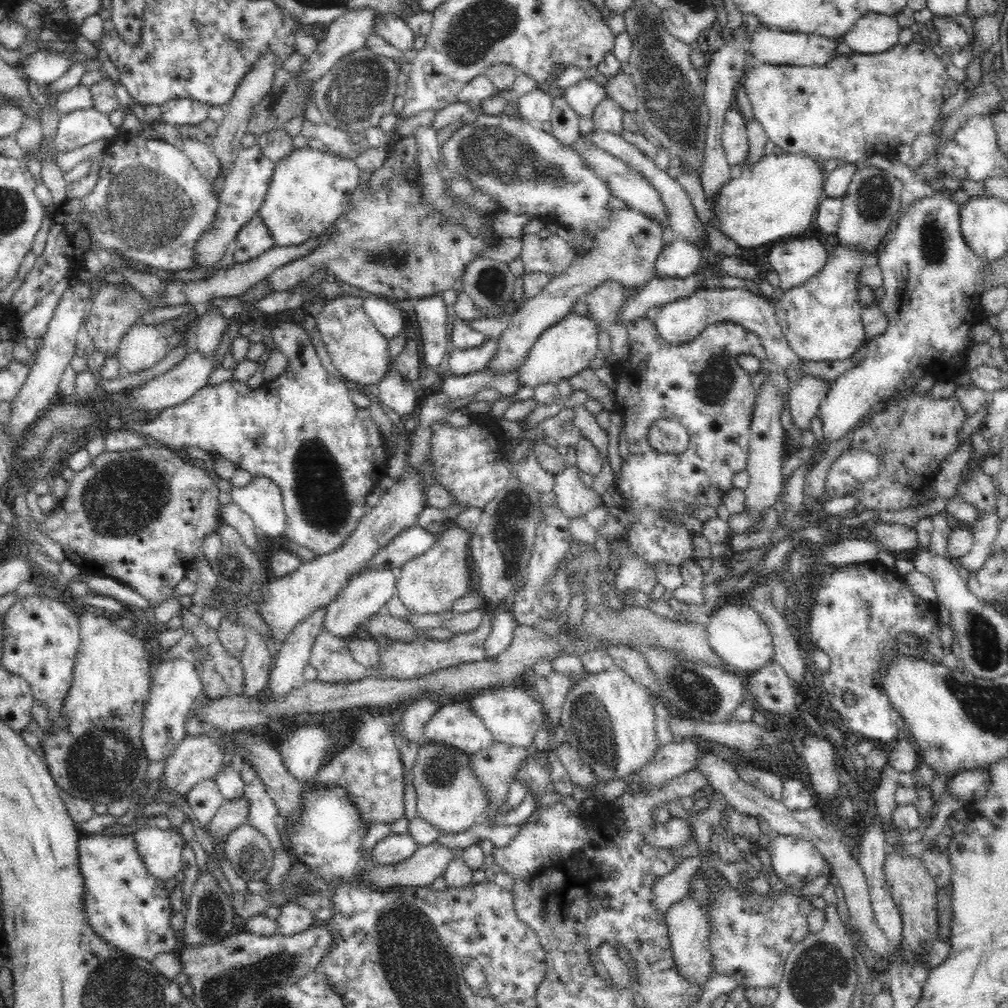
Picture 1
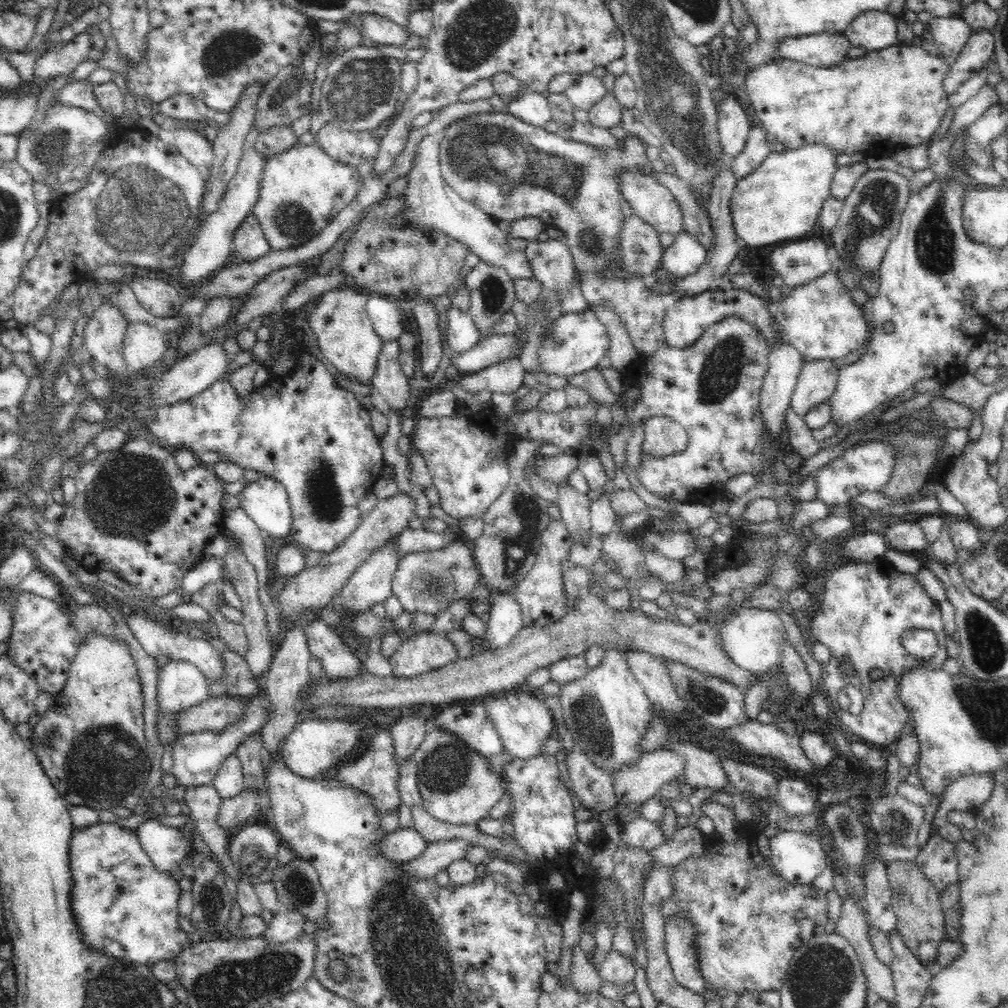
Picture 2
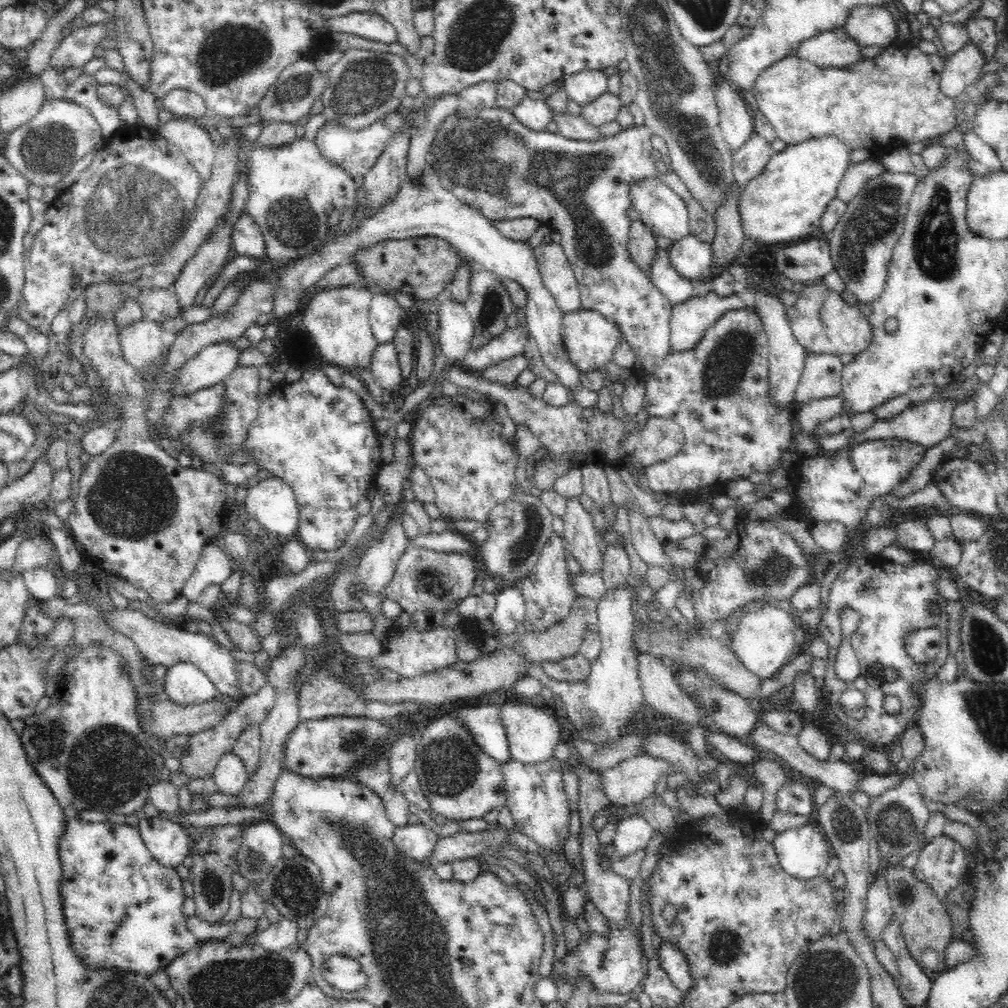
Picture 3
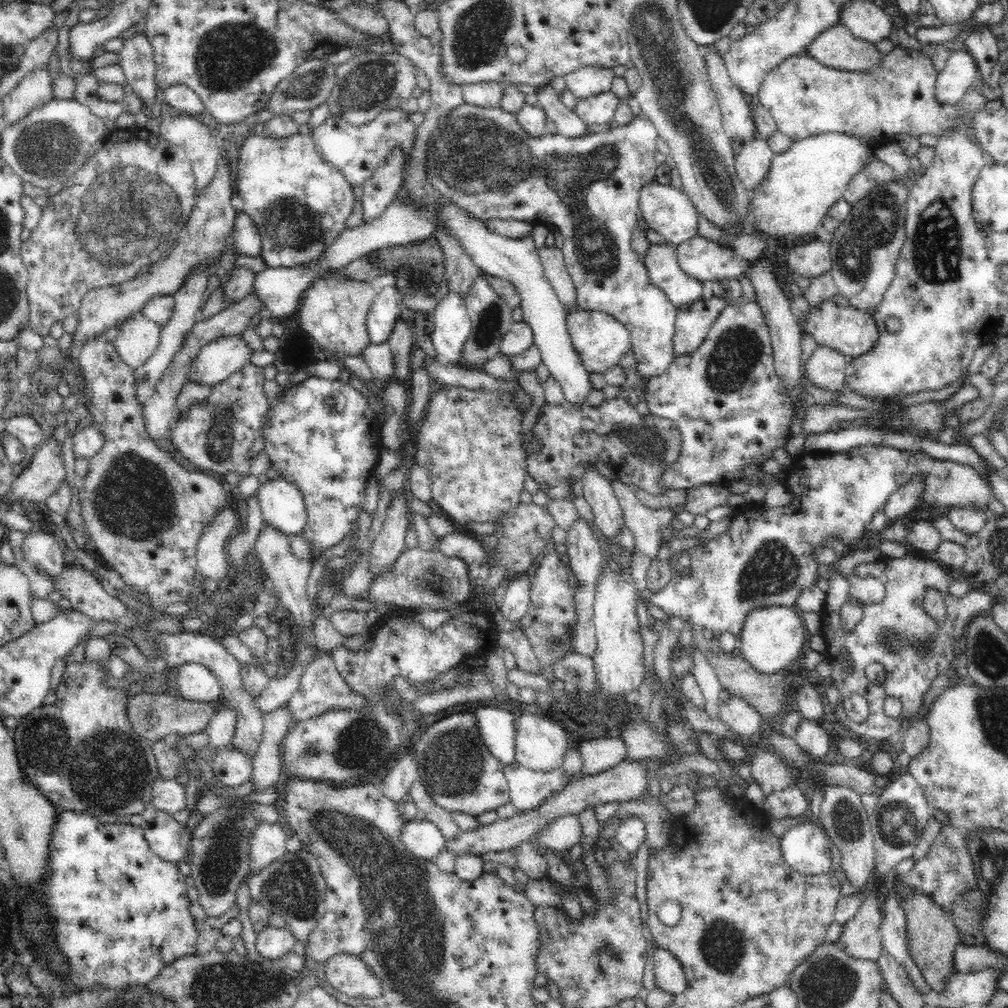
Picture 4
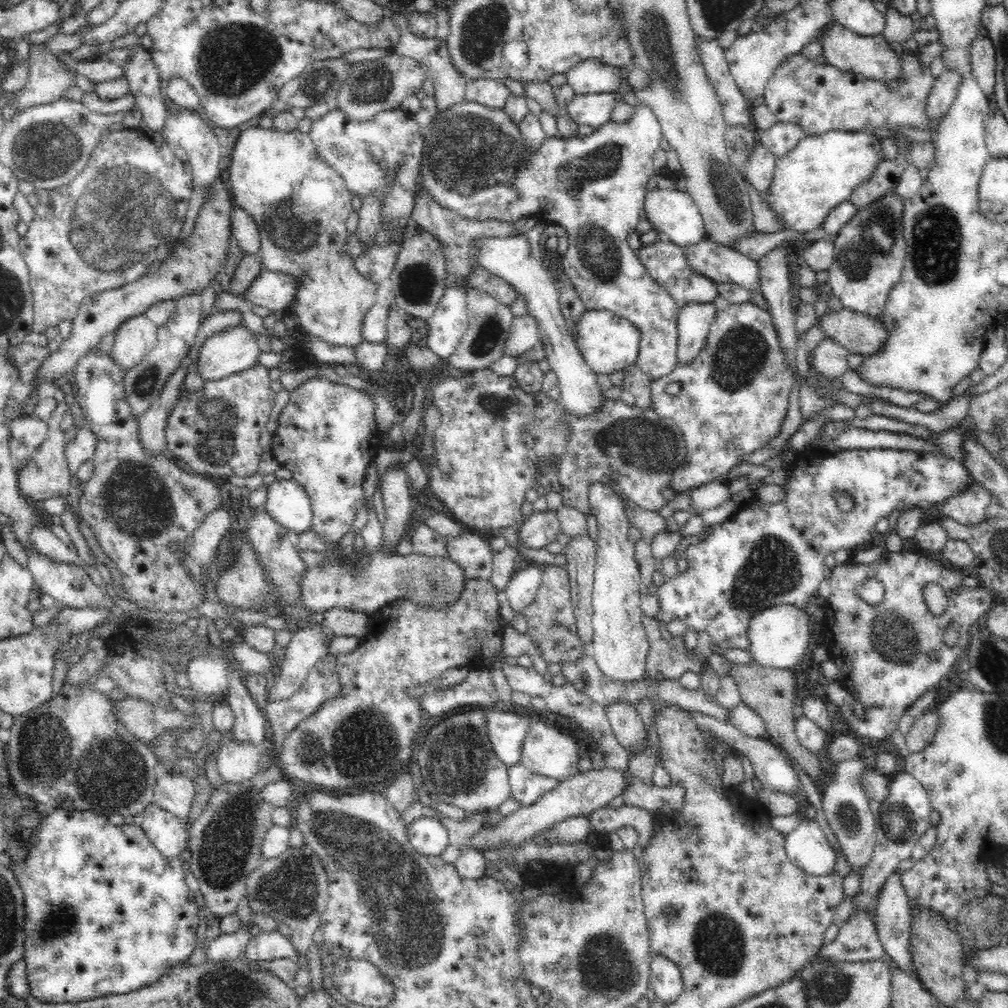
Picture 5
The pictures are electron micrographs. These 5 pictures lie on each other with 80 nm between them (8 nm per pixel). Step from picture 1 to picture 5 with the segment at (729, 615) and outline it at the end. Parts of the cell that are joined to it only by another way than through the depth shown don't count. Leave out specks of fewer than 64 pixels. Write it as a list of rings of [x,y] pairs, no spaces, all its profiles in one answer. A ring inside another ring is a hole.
[[[793,604],[772,605],[770,608],[755,614],[749,622],[747,637],[749,638],[748,652],[754,662],[766,668],[794,669],[808,660],[813,648],[813,620],[802,608]]]

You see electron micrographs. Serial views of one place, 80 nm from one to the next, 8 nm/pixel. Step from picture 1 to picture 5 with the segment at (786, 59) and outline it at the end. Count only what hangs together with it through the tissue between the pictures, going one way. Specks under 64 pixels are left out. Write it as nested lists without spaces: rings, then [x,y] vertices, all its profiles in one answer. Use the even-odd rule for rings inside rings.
[[[833,21],[828,34],[822,40],[822,49],[824,49],[823,55],[828,65],[861,74],[864,78],[888,82],[901,78],[902,70],[900,57],[889,47],[889,44],[882,33],[877,36],[863,36],[852,33],[852,30],[847,30]]]

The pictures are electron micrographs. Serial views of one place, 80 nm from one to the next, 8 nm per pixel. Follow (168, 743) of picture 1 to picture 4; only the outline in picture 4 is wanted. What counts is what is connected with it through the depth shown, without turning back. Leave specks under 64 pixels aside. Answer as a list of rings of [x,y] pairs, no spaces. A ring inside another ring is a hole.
[[[187,662],[178,667],[178,690],[189,701],[221,702],[221,686],[217,676],[199,662]]]

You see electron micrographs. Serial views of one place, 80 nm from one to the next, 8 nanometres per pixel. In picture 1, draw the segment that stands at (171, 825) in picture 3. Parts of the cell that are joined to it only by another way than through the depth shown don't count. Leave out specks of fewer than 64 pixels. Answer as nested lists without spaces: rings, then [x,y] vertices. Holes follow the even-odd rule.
[[[144,824],[132,834],[149,872],[166,881],[181,869],[184,838],[176,827],[162,829]]]

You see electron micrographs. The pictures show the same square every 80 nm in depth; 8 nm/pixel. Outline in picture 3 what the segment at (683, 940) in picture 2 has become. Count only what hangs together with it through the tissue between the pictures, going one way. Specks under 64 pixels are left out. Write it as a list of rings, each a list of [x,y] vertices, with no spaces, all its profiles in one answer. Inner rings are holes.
[[[666,941],[659,947],[656,955],[661,961],[661,970],[670,978],[671,985],[686,993],[694,985],[694,980],[684,954],[672,941]]]

